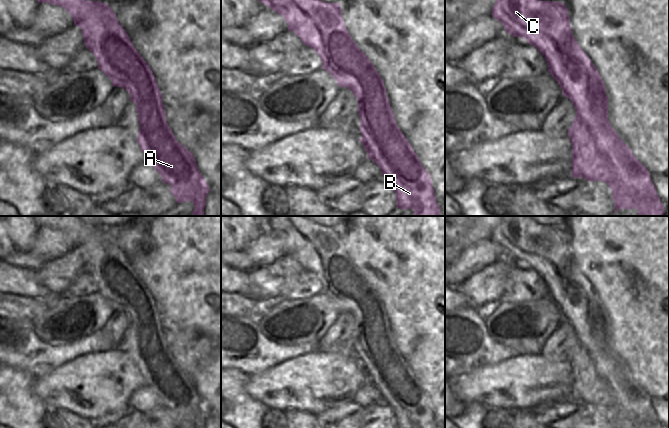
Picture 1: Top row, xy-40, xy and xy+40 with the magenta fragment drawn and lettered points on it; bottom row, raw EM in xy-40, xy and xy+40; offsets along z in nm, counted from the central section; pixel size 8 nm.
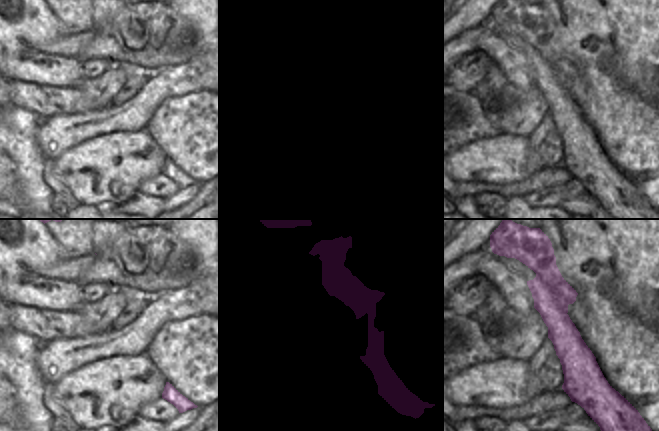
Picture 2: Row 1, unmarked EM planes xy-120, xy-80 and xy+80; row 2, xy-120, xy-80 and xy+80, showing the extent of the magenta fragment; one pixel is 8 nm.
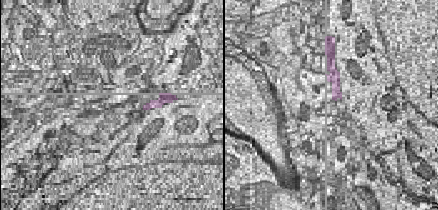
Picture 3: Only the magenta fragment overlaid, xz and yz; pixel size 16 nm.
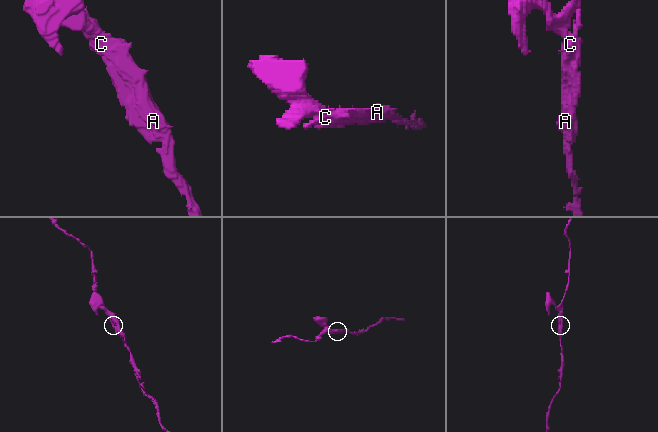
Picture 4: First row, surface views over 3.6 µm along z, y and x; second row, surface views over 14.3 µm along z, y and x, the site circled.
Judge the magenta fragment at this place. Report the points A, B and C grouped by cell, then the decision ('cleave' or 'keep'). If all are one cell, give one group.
A C / B | cleave

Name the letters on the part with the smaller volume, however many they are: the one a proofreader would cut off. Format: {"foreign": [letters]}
{"foreign": ["B"]}

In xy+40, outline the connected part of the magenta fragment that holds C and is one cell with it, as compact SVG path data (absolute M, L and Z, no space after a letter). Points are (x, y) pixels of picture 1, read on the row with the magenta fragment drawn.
M498 0L492 8L492 16L506 29L506 33L514 37L523 37L530 45L533 45L545 58L548 71L562 88L562 95L575 102L576 115L579 115L584 125L592 134L596 146L604 159L612 166L612 170L619 183L625 183L634 190L638 216L663 216L664 205L656 192L656 188L650 178L646 167L634 156L628 145L618 136L608 120L608 98L604 82L588 57L582 50L572 34L568 8L564 3L557 1L541 0Z

